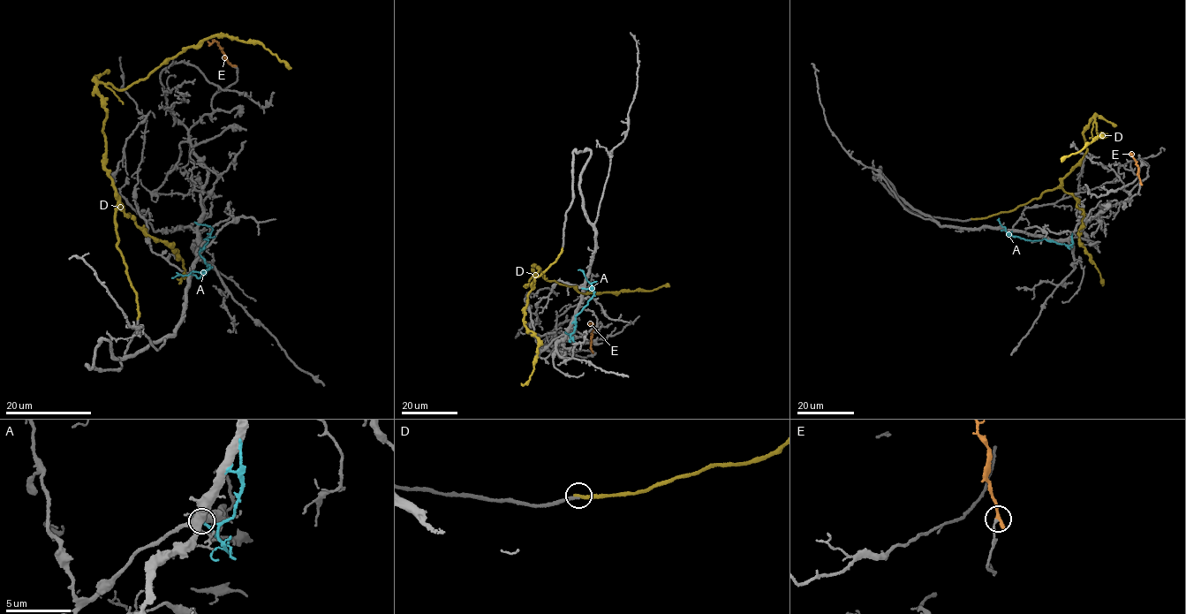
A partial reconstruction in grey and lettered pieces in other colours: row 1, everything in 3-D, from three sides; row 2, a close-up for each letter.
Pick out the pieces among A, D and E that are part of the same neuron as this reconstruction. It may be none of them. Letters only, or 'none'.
D

